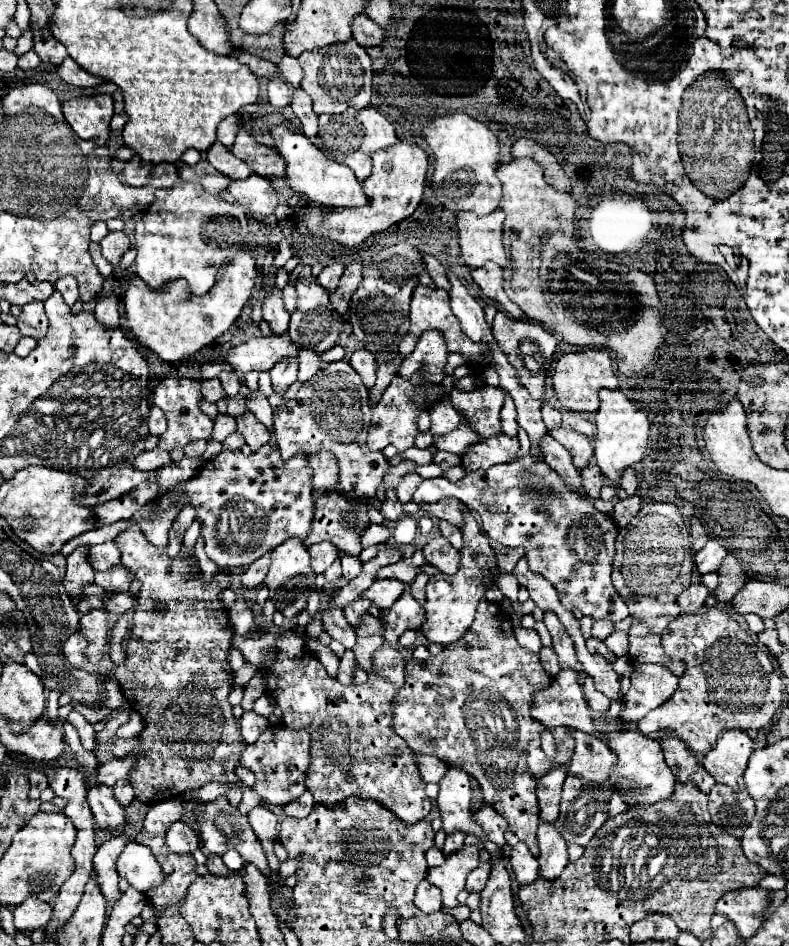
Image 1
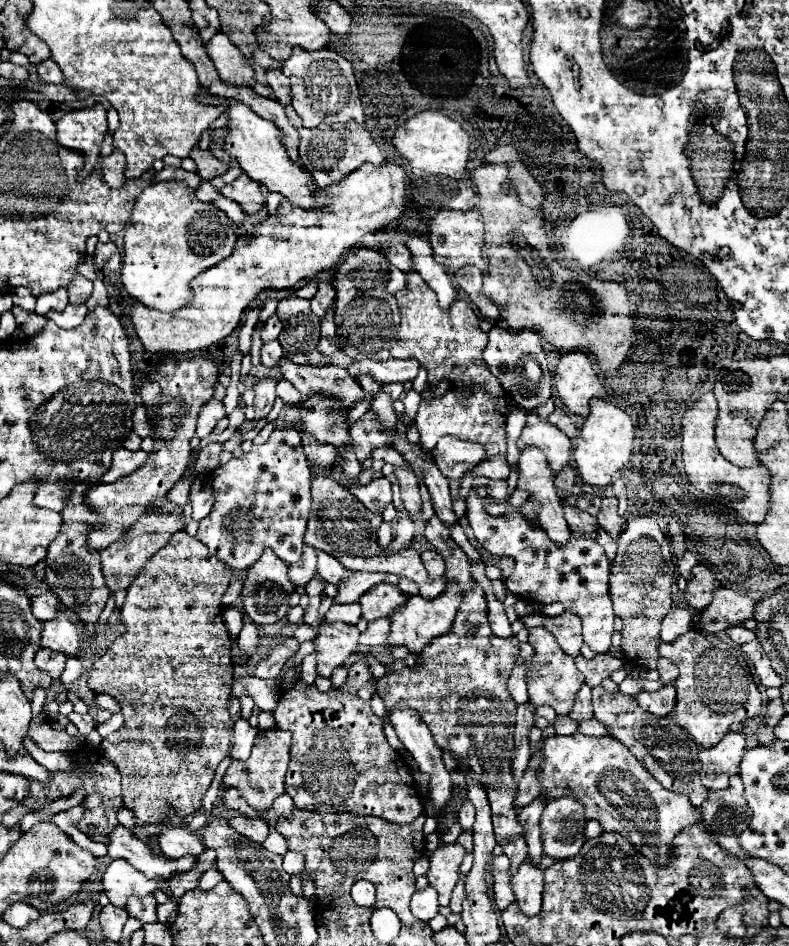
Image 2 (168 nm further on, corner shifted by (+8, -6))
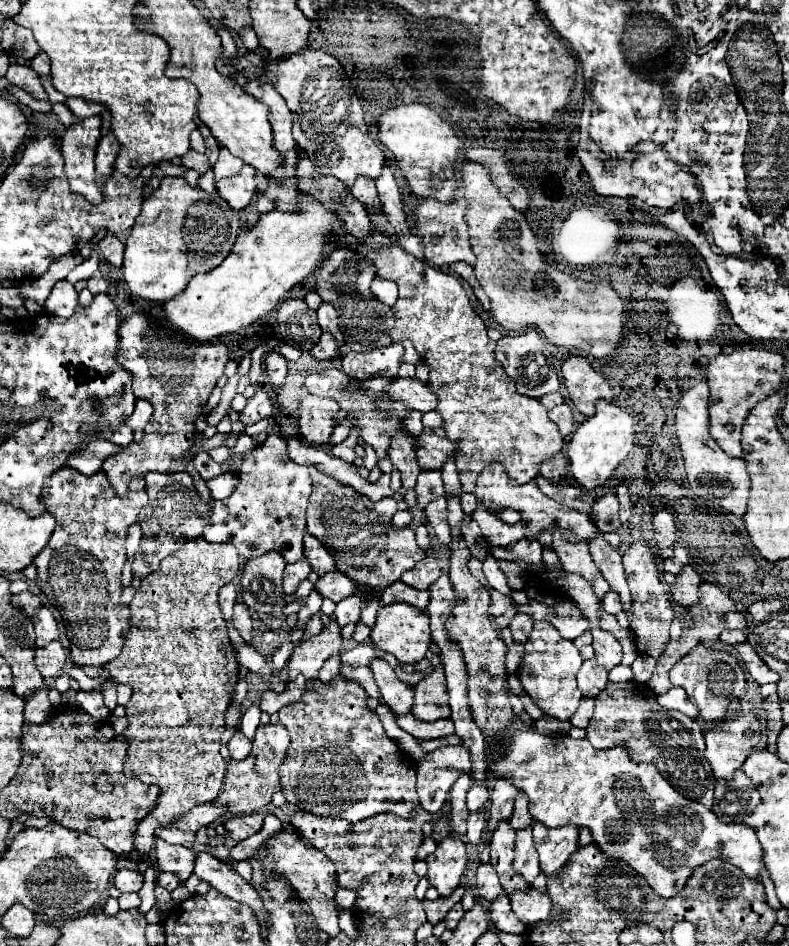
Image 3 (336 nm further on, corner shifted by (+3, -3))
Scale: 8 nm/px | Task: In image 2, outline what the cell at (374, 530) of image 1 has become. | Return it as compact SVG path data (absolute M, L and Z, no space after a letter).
M383 521L378 529L378 543L386 547L393 540L393 528L389 522Z

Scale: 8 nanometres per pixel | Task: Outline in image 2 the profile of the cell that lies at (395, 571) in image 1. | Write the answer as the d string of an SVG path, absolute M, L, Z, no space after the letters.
M346 573L340 583L336 585L336 603L356 603L362 593L366 593L370 587L382 583L384 573Z

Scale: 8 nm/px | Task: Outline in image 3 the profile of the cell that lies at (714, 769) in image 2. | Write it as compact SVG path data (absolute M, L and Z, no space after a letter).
M747 716L743 720L743 726L741 718L737 718L729 722L729 728L711 728L705 734L705 756L713 768L715 778L731 780L761 740L759 720L755 716Z

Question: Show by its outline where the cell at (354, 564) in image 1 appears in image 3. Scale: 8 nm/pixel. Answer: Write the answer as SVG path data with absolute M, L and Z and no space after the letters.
M305 534L305 556L309 556L311 566L313 566L313 570L319 576L325 576L327 572L337 570L335 560L327 552L327 548L315 536L311 536L311 534Z

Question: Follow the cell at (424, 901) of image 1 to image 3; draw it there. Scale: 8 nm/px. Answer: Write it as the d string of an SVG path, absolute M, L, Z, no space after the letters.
M439 898L435 902L429 902L429 900L423 900L423 908L427 912L427 920L431 924L437 924L439 920L443 920L443 916L449 912L451 908L451 898Z

